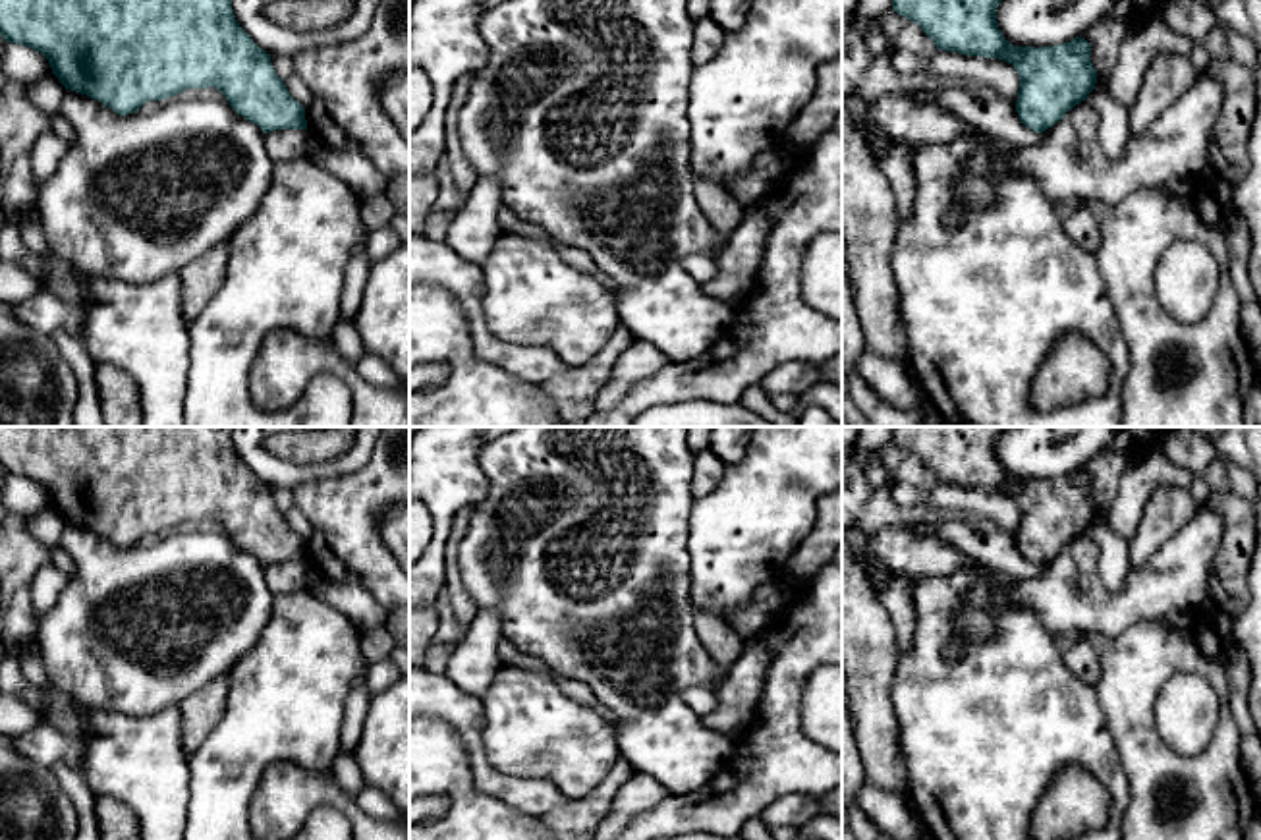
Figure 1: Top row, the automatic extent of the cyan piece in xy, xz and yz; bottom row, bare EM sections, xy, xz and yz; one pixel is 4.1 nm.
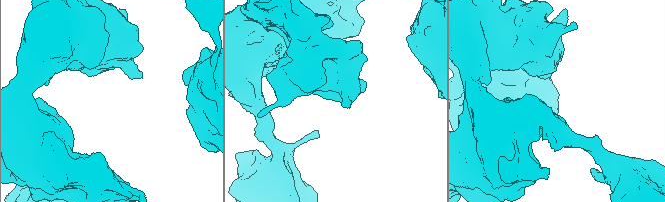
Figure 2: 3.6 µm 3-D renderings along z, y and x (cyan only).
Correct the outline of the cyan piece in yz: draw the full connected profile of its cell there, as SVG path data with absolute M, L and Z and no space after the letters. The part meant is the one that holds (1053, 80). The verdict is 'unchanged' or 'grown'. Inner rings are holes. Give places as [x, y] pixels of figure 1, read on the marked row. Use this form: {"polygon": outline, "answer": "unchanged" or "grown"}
{"polygon": "M892 0L892 10L917 23L939 50L998 58L1020 75L1020 122L1043 133L1095 89L1097 70L1083 37L1054 46L1014 46L998 29L1002 0Z", "answer": "unchanged"}

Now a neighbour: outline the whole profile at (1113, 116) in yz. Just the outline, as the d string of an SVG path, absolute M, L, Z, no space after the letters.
M1107 85L1095 87L1087 95L1087 102L1095 108L1099 118L1099 145L1107 158L1122 158L1128 137L1132 135L1130 110L1108 95Z

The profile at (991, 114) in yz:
M940 87L935 93L935 102L977 126L981 131L1016 147L1031 147L1043 141L1041 133L1020 122L1016 106L998 97L983 97L975 91Z

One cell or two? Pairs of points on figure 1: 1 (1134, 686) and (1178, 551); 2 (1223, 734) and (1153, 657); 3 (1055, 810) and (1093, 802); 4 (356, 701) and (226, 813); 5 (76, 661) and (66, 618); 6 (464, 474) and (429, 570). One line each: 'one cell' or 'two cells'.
1: two cells
2: one cell
3: one cell
4: two cells
5: one cell
6: one cell

